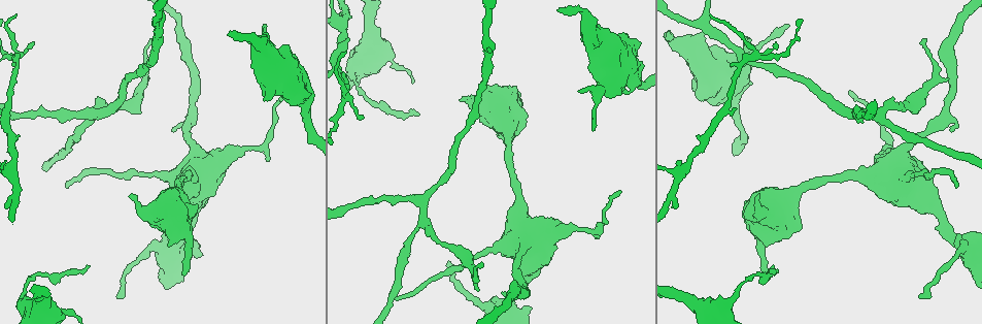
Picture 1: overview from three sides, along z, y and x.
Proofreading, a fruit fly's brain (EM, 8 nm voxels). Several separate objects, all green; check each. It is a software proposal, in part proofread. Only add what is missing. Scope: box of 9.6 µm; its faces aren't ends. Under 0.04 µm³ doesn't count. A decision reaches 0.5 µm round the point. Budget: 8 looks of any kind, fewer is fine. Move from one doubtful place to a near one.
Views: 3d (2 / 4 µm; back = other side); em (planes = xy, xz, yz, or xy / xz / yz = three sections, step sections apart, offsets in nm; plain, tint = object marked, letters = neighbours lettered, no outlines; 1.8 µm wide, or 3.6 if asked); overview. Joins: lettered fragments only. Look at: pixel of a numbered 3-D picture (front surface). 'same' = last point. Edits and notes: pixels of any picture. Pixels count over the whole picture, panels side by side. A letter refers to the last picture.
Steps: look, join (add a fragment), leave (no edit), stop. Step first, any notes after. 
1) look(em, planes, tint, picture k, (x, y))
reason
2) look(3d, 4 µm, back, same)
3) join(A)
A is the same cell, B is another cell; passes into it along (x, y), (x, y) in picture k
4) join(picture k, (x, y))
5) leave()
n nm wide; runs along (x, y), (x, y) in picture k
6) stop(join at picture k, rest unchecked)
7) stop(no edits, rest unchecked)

look(em, planes, letters, picture 1, (918, 295))
tapers out

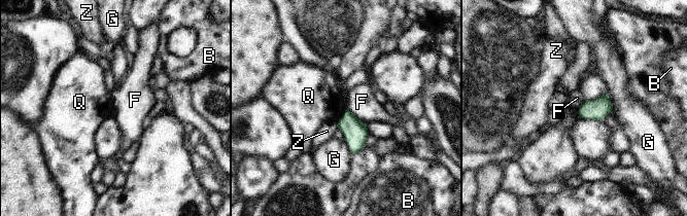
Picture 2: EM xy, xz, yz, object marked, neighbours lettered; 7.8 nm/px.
leave()
160 nm wide; B, F, G, Q and Z are other cells; border along (347, 108), (337, 121) in picture 2; none of them fits

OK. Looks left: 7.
look(em, 3.6 µm, planes, letters, picture 1, (267, 160))
branch stops here

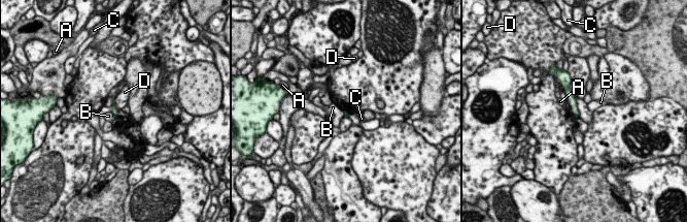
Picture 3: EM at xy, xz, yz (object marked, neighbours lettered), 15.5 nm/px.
leave()
A, B, C and D are other cells; runs along (567, 87), (577, 114) in picture 3; none of them fits

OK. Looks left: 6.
look(em, xz, step 16, tint, picture 1, (183, 273))

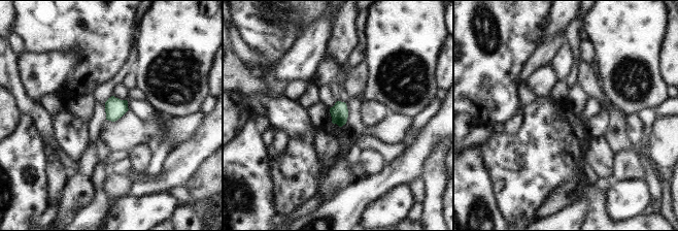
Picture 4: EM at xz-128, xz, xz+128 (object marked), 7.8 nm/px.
look(em, planes, letters, same)

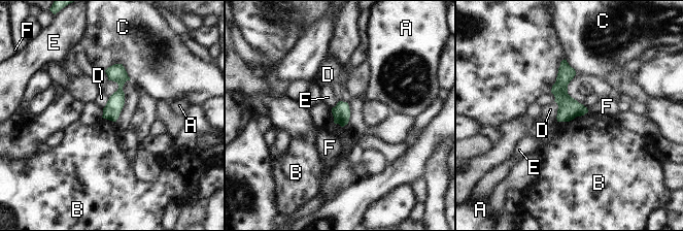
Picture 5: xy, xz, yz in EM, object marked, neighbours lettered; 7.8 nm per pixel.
leave()
A, B, C, D, E and F are other cells; runs along (564, 63), (562, 116), (559, 119) in picture 5; no lettered fragment goes on from it

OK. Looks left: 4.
stop(no edits, rest unchecked)

